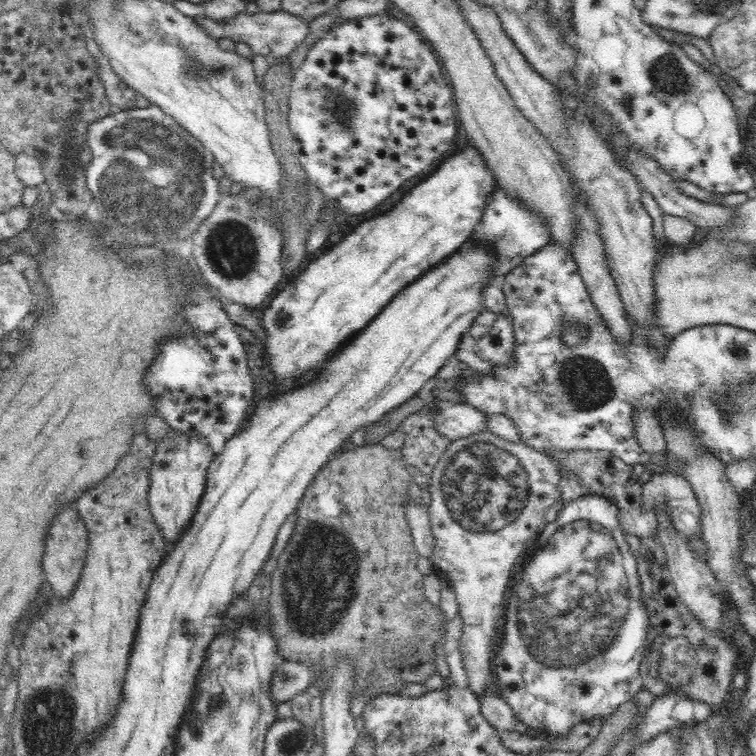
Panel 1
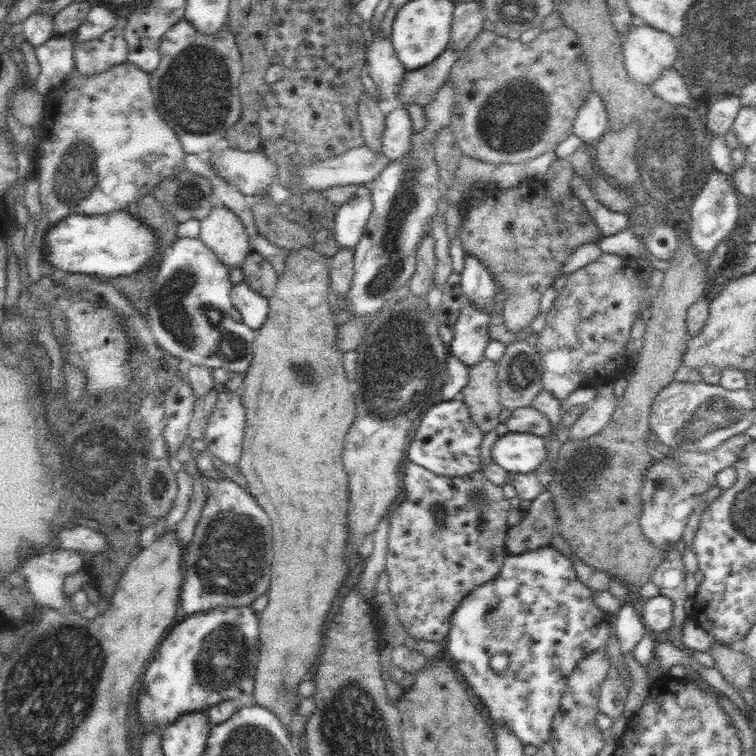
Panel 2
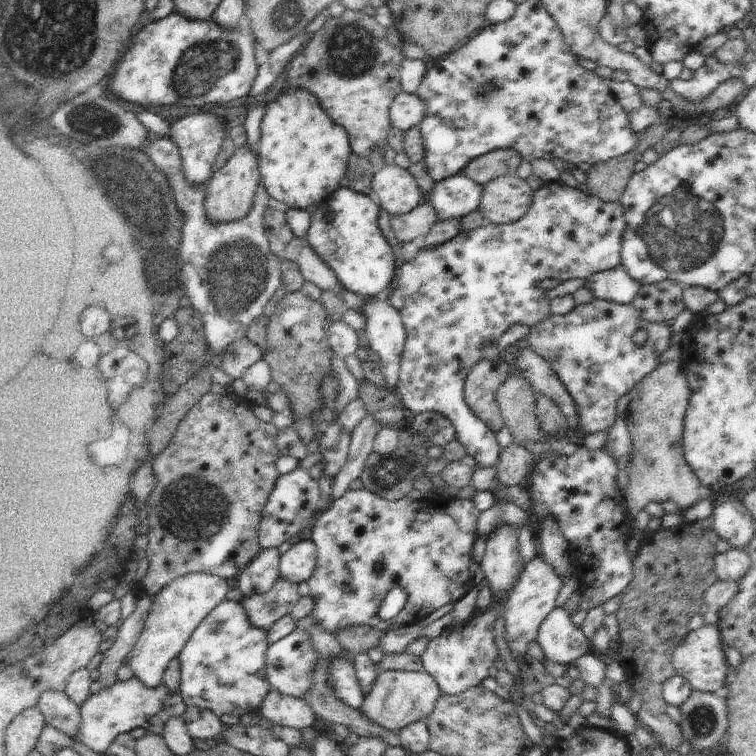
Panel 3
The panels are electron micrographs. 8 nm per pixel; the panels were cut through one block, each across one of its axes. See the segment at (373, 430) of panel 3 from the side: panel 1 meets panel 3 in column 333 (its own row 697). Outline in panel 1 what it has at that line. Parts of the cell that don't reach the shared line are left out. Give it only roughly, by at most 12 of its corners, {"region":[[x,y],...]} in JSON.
{"region":[[477,695],[482,715],[496,731],[515,730],[519,720],[501,696]]}

